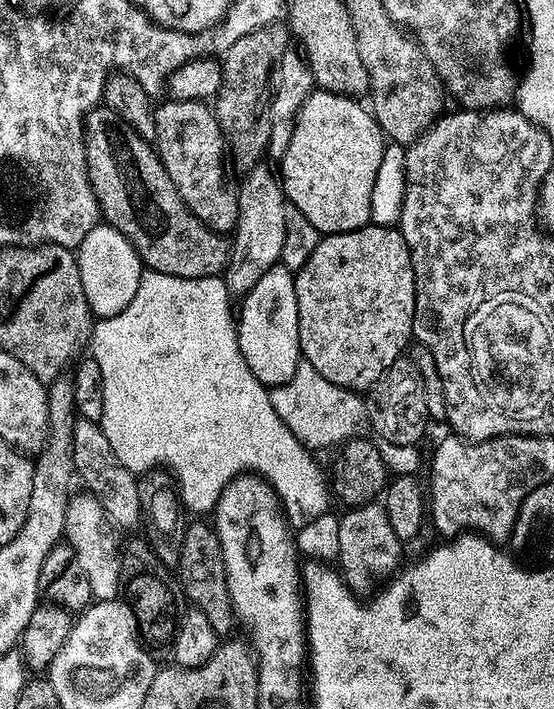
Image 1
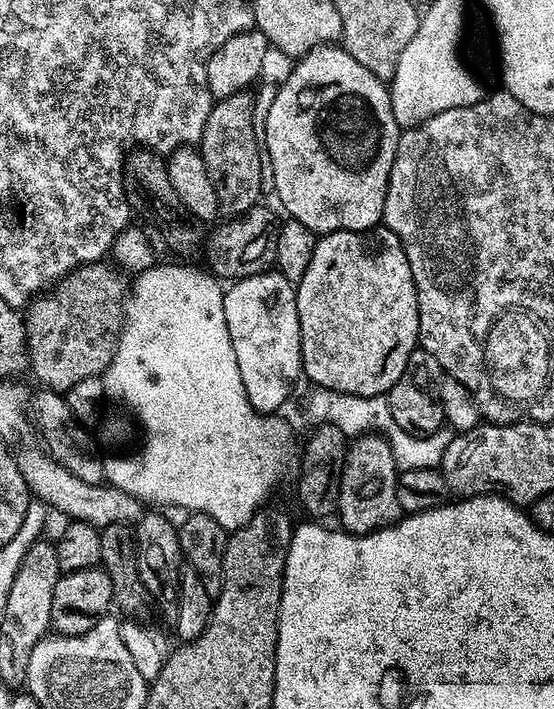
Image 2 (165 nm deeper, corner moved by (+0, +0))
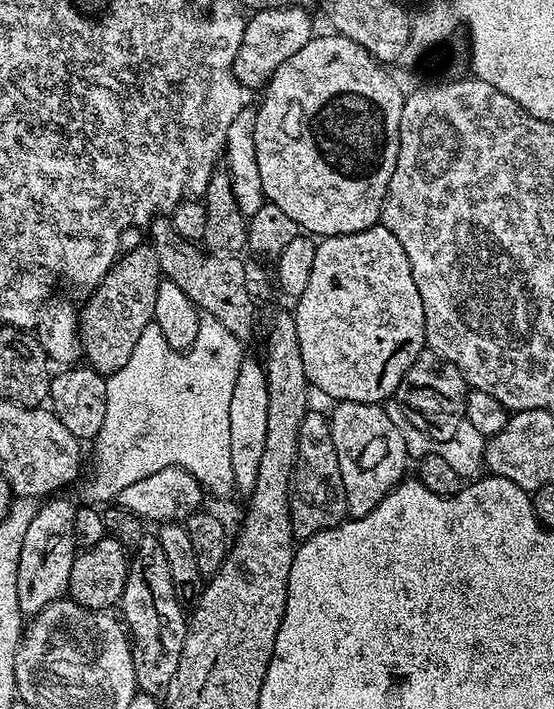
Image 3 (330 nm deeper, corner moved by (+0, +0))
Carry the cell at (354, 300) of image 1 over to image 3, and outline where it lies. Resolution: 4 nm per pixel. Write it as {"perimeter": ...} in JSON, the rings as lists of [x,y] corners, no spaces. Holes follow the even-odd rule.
{"perimeter":[[[377,222],[374,227],[354,234],[323,237],[316,245],[314,270],[310,270],[310,283],[306,285],[306,290],[295,301],[295,304],[294,315],[298,326],[298,346],[302,350],[302,366],[306,366],[306,378],[315,391],[317,388],[322,395],[329,396],[332,402],[349,400],[350,402],[380,404],[395,397],[406,370],[410,370],[410,366],[418,358],[418,354],[425,351],[422,298],[418,294],[418,286],[414,286],[414,274],[410,270],[410,258],[406,258],[406,250],[402,250],[402,242],[398,242],[398,238],[394,238],[392,231],[384,227],[383,223]]]}

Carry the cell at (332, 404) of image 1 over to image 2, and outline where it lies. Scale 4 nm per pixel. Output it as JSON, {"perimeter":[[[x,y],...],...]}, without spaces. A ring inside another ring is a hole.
{"perimeter":[[[329,388],[311,389],[308,396],[308,416],[313,425],[329,424],[338,426],[345,436],[359,438],[365,434],[379,434],[392,447],[392,457],[397,469],[414,470],[415,468],[439,468],[442,458],[446,454],[446,446],[450,446],[454,435],[451,428],[445,426],[431,432],[428,436],[417,436],[414,432],[407,432],[394,422],[394,414],[390,414],[390,406],[384,396],[355,396]]]}

